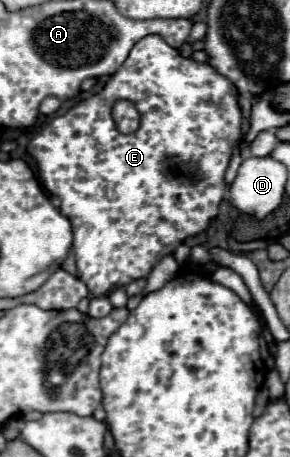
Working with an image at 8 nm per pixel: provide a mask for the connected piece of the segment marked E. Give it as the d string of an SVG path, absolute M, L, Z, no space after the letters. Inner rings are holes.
M150 34L134 44L126 62L100 92L82 98L36 134L28 144L28 154L38 162L42 186L60 200L60 212L72 224L72 252L80 280L92 296L104 296L112 288L148 278L150 270L186 238L208 230L226 194L224 174L232 148L244 150L244 146L242 112L228 78L210 64L184 58L162 36ZM118 100L134 102L140 112L140 128L132 134L118 132L114 124L112 108Z

